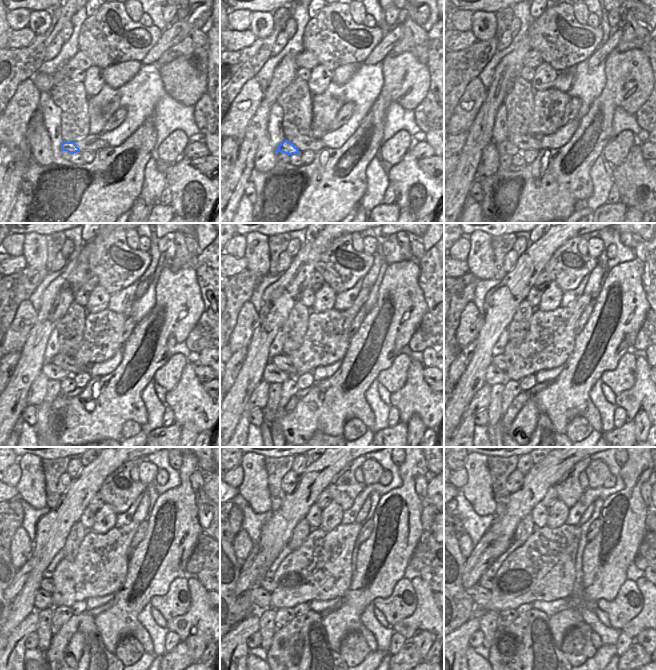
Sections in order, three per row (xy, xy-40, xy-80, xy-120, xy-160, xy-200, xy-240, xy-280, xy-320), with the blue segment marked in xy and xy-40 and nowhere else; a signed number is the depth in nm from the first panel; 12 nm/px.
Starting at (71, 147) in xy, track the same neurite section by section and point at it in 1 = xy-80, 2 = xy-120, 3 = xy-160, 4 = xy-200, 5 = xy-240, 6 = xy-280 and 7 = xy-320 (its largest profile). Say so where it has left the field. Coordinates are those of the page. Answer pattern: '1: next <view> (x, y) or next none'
1: next xy-80 (506, 147)
2: next xy-120 (53, 372)
3: next xy-160 (272, 374)
4: next xy-200 (494, 375)
5: next xy-240 (43, 599)
6: next xy-280 (261, 598)
7: next xy-320 (480, 596)

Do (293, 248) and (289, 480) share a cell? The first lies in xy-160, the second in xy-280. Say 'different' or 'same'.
different

